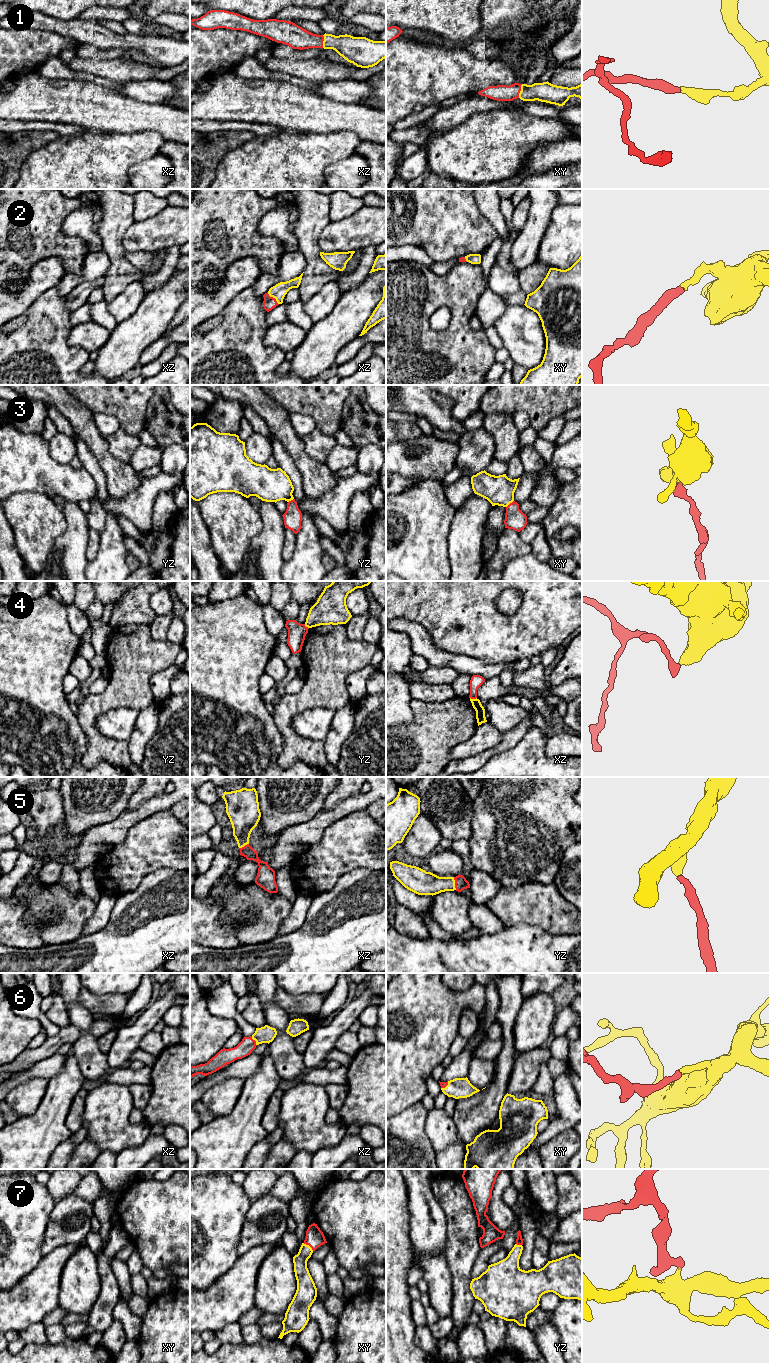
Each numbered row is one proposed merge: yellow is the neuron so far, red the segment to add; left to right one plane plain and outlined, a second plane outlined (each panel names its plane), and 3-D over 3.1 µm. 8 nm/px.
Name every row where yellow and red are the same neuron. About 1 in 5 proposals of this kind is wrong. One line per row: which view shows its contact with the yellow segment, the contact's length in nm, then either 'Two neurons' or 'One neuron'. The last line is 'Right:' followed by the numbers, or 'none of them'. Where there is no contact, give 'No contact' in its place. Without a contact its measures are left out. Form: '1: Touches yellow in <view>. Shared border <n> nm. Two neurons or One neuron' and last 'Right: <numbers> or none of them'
1: Touches yellow in xz. Shared border 100 nm. One neuron
2: Touches yellow in xz. Shared border 140 nm. One neuron
3: Touches yellow in xy. Shared border 90 nm. One neuron
4: Touches yellow in xz. Shared border 60 nm. Two neurons
5: Touches yellow in yz. Shared border 110 nm. One neuron
6: Touches yellow in xz. Shared border 90 nm. One neuron
7: Touches yellow in xy. Shared border 110 nm. One neuron
Right: 1, 2, 3, 5, 6, 7

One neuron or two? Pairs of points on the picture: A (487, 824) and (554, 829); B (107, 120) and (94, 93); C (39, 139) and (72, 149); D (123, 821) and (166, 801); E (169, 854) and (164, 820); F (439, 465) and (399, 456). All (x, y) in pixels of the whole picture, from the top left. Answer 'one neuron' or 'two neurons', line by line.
A: one neuron
B: one neuron
C: two neurons
D: one neuron
E: one neuron
F: one neuron

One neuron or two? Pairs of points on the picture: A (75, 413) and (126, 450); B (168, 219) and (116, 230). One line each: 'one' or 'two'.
A: two
B: two

